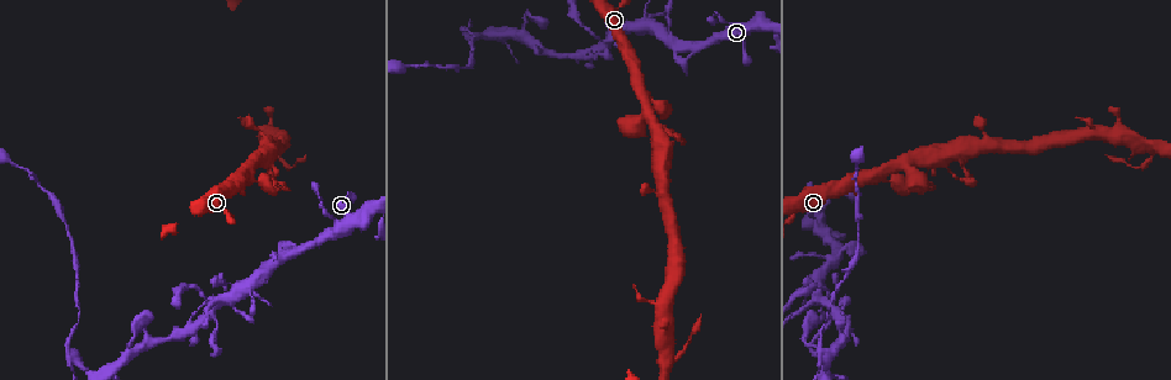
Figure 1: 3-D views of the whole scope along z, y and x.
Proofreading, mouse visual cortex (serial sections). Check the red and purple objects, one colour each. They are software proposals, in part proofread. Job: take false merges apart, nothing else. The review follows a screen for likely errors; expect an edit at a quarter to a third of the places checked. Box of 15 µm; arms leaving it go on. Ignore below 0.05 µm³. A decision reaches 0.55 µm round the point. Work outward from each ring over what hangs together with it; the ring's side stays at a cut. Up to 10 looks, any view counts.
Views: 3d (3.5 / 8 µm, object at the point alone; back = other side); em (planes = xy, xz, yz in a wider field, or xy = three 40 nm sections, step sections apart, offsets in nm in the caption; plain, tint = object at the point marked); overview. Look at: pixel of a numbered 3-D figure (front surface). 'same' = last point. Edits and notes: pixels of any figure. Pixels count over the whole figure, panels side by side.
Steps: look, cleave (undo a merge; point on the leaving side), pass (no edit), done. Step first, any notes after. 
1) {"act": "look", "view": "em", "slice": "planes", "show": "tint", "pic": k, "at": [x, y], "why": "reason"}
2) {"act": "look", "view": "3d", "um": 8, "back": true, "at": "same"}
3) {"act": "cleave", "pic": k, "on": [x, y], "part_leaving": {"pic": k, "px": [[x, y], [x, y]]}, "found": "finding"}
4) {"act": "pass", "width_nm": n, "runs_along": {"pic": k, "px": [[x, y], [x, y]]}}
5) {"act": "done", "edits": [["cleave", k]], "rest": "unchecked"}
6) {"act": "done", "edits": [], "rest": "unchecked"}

{"act": "look", "view": "3d", "um": 8, "pic": 1, "at": [833, 304], "why": "sharp bend"}

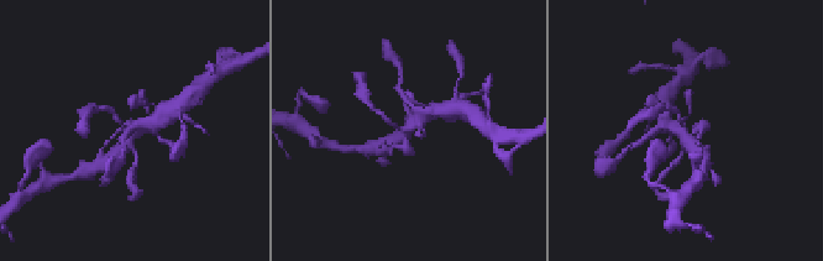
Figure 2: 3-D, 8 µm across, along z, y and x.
{"act": "look", "view": "em", "slice": "xy", "step": 1, "show": "tint", "pic": 2, "at": [410, 130], "why": "shape alone is not enough"}

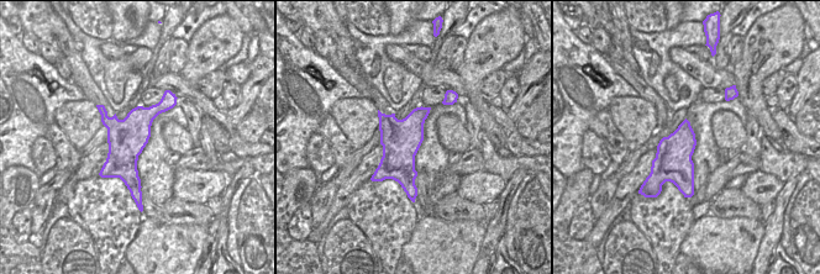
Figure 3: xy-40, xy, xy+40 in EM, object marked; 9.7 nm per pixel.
{"act": "pass", "runs_along": {"pic": 2, "px": [[157, 120], [135, 130], [109, 158]]}, "found": "continuous, no second cell"}

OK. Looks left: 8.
{"act": "look", "view": "3d", "um": 3.5, "pic": 1, "at": [152, 344], "why": "branch point"}

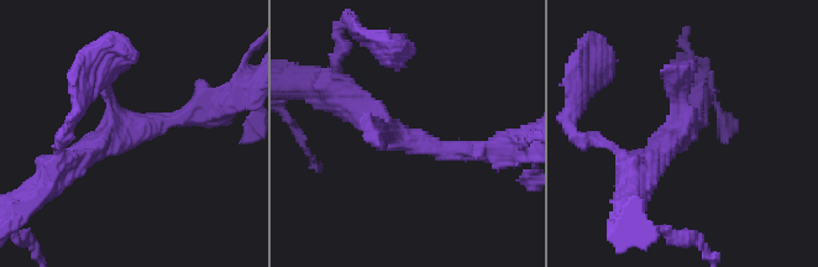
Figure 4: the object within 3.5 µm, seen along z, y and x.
{"act": "look", "view": "em", "slice": "xy", "step": 5, "show": "tint", "pic": 4, "at": [411, 138]}

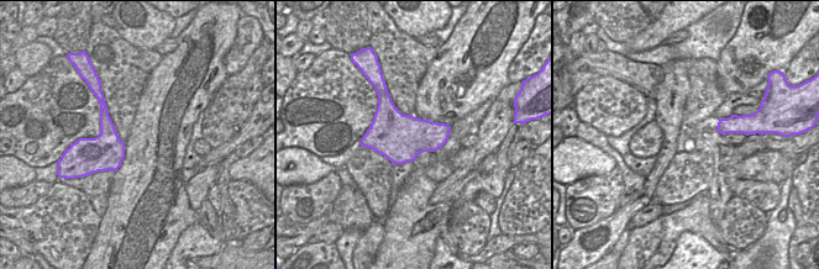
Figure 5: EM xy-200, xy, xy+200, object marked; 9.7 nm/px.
{"act": "look", "view": "em", "slice": "planes", "show": "tint", "at": "same"}

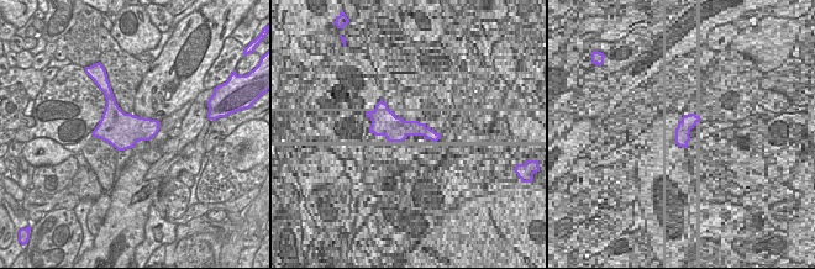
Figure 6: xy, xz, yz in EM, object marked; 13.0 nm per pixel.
{"act": "pass", "found": "all the same cell"}

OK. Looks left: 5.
{"act": "look", "view": "3d", "um": 3.5, "pic": 1, "at": [829, 360], "why": "thin arm on a thick one"}

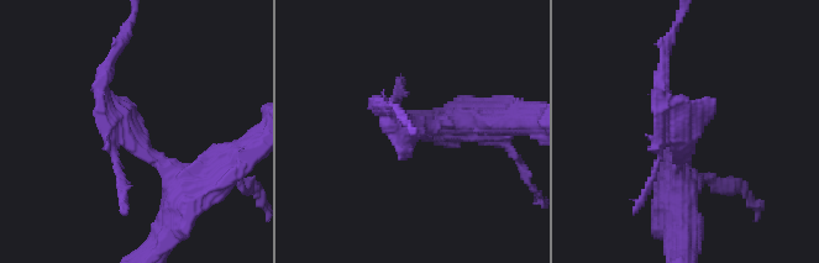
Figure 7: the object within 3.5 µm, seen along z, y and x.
{"act": "cleave", "pic": 7, "on": [665, 48], "part_leaving": {"pic": 7, "px": [[668, 103], [661, 64], [675, 27]]}, "found": "two cells meet here"}

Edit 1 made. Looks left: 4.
{"act": "look", "view": "3d", "um": 8, "pic": 1, "at": [671, 357]}

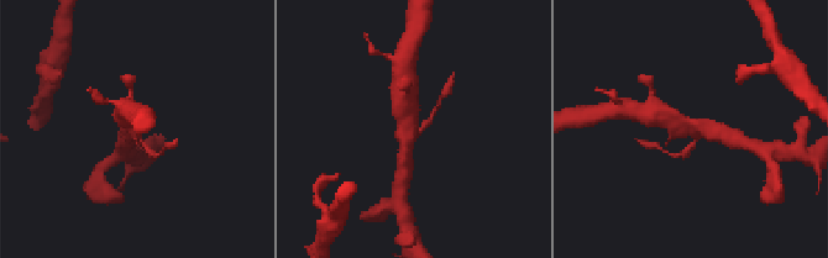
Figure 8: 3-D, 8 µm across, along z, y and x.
{"act": "look", "view": "3d", "um": 3.5, "pic": 8, "at": [411, 131], "why": "closer look"}

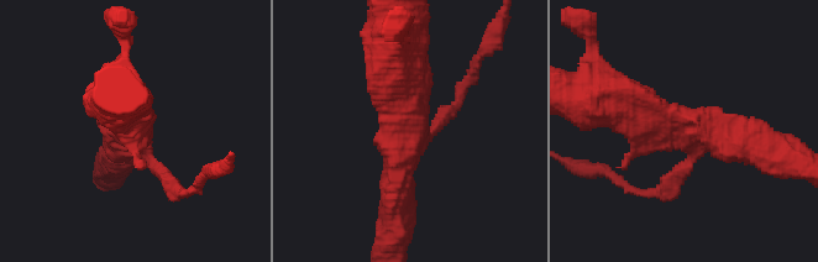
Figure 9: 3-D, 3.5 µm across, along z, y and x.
{"act": "look", "view": "em", "slice": "xy", "step": 3, "show": "tint", "pic": 9, "at": [412, 127]}

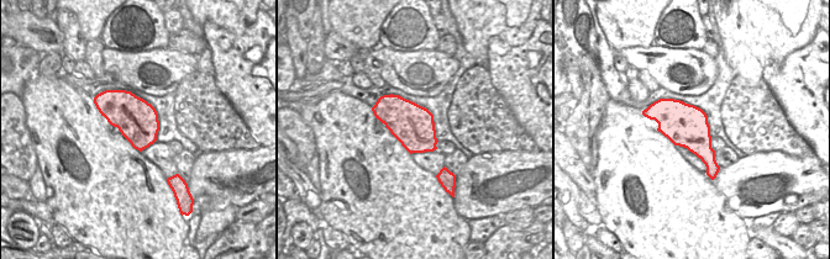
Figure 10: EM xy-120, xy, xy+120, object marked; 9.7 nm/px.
{"act": "cleave", "pic": 9, "on": [174, 183], "width_nm": 400, "border": {"pic": 10, "px": [[715, 162], [715, 169], [709, 176]]}, "found": "a second cell is stuck on"}

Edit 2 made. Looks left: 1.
{"act": "done", "edits": [["cleave", 7], ["cleave", 9]], "rest": "unchecked"}

